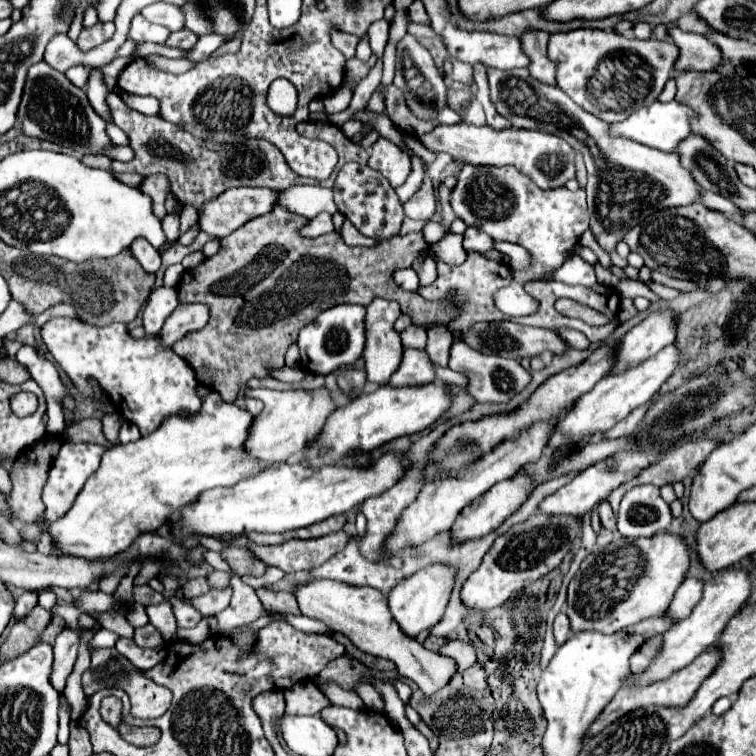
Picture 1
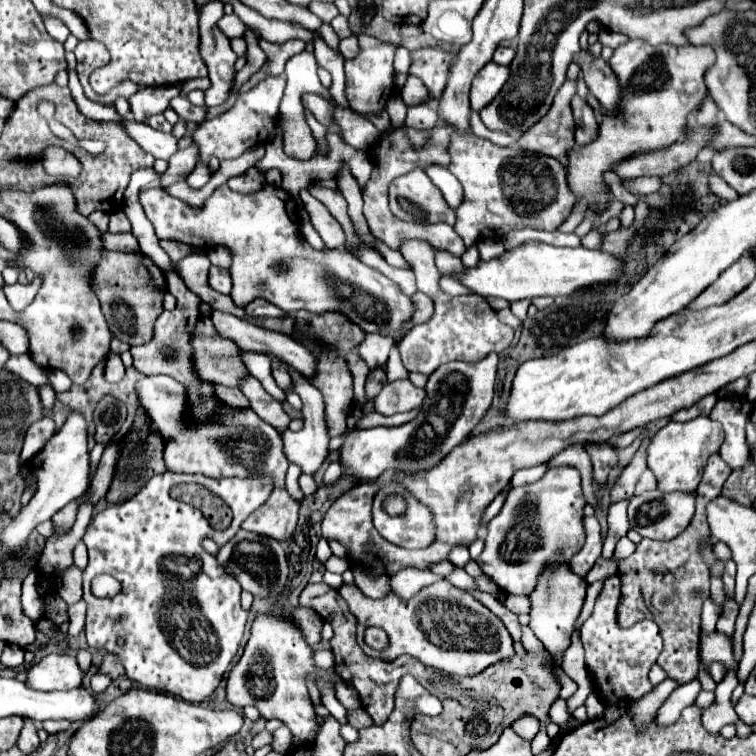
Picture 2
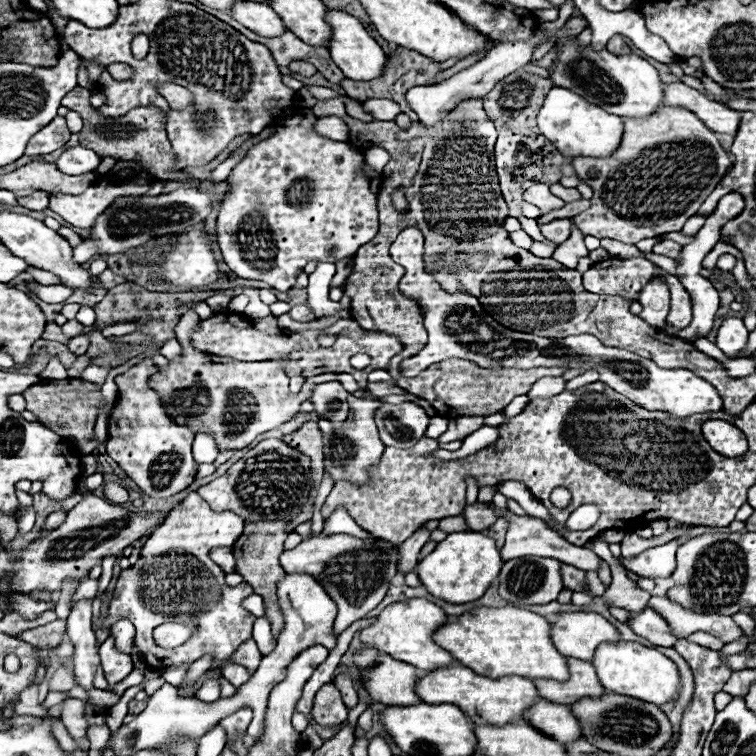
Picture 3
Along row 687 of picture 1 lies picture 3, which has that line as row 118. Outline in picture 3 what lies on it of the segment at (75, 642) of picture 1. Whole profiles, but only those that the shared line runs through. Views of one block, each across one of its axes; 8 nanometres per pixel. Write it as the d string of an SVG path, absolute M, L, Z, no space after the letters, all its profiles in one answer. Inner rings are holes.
M56 116L44 130L40 130L40 134L36 134L30 142L28 142L28 150L26 154L30 158L54 152L56 148L64 146L70 140L70 130L66 126L64 116Z

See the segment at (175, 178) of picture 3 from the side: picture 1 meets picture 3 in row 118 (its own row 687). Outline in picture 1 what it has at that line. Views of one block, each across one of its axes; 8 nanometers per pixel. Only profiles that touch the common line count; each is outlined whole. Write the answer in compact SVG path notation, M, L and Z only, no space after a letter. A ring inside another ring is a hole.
M96 648L96 650L92 650L90 656L92 656L92 664L82 675L82 688L86 696L91 697L94 692L98 692L98 688L100 690L122 688L130 696L131 714L134 718L155 719L168 710L172 692L168 692L168 688L152 682L150 678L144 678L144 674L136 666L132 666L130 660L120 656L114 648Z

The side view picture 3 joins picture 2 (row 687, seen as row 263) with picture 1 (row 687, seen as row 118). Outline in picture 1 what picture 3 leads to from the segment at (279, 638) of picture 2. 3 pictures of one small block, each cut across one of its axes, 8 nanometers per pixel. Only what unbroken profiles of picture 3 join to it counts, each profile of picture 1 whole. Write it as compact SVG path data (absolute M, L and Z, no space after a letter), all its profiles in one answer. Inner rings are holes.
M310 681L296 682L290 688L284 688L284 700L288 714L308 716L320 714L320 710L330 704L330 700Z

